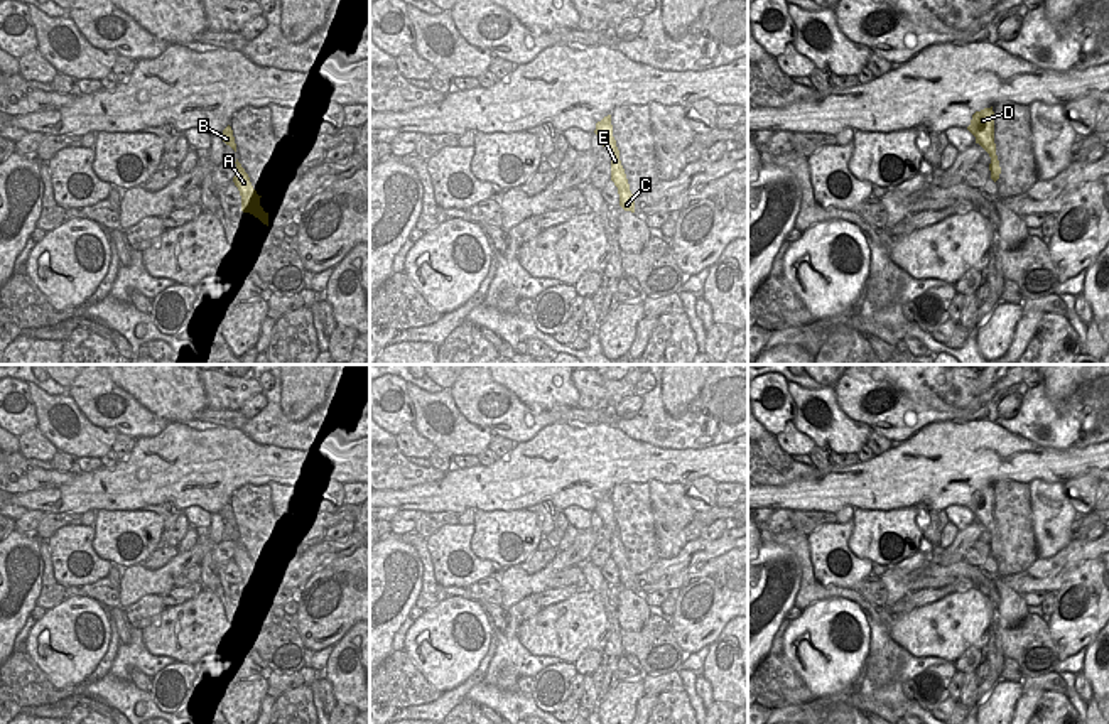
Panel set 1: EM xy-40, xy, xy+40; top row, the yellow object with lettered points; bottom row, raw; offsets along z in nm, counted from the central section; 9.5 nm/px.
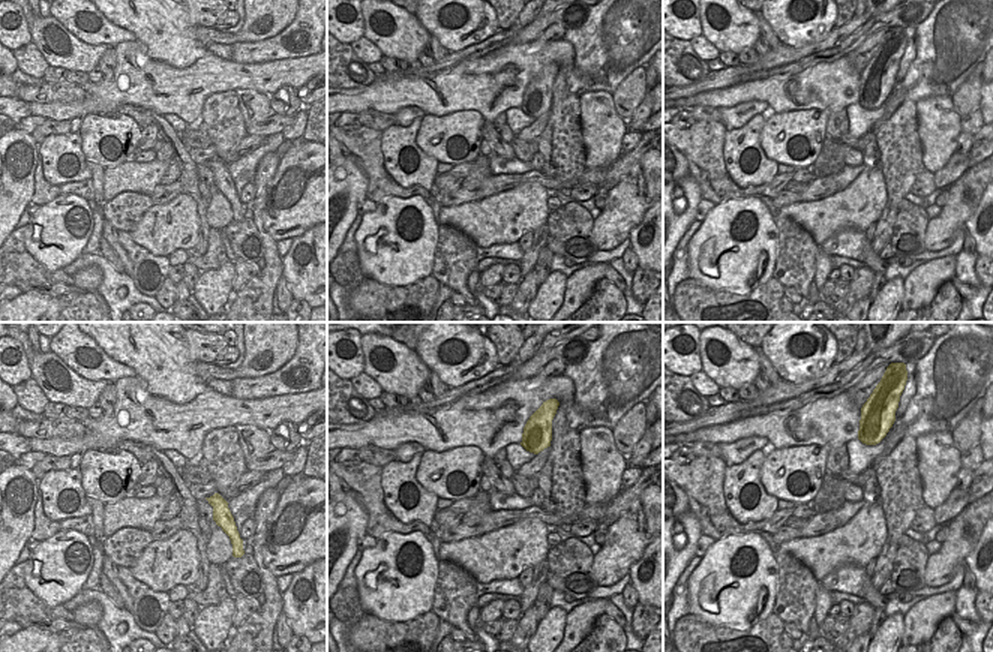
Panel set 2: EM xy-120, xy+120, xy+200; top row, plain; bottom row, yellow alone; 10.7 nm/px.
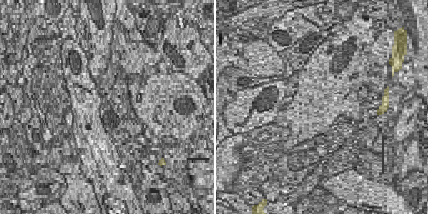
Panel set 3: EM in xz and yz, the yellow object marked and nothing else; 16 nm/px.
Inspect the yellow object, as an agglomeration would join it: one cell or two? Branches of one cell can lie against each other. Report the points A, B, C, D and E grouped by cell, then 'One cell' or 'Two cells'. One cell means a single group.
Groups: A B C D E. One cell.

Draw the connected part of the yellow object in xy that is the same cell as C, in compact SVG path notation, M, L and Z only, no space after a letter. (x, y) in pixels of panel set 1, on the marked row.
M611 115L604 116L601 122L596 123L594 133L601 138L603 147L611 152L611 181L618 187L619 206L625 211L635 213L635 196L630 191L630 184L619 160L619 150L613 137Z

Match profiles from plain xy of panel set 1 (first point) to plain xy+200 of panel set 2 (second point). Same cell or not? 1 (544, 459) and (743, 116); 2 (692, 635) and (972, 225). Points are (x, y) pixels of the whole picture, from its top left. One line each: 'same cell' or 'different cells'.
1: different cells
2: different cells

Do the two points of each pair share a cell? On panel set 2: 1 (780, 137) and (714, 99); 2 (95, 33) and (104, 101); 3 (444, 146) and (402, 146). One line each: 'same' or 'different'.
1: different
2: different
3: different

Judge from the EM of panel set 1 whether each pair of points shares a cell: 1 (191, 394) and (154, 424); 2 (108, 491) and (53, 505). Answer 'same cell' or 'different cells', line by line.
1: different cells
2: same cell

